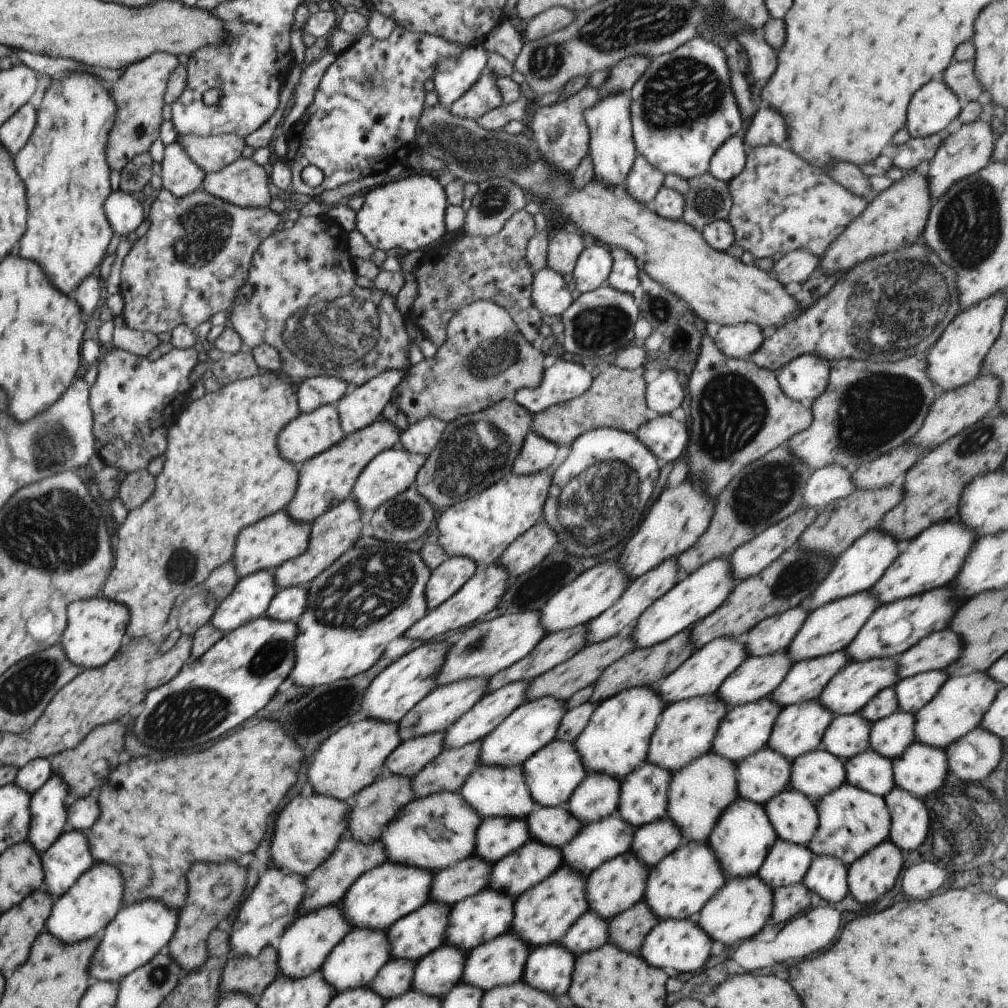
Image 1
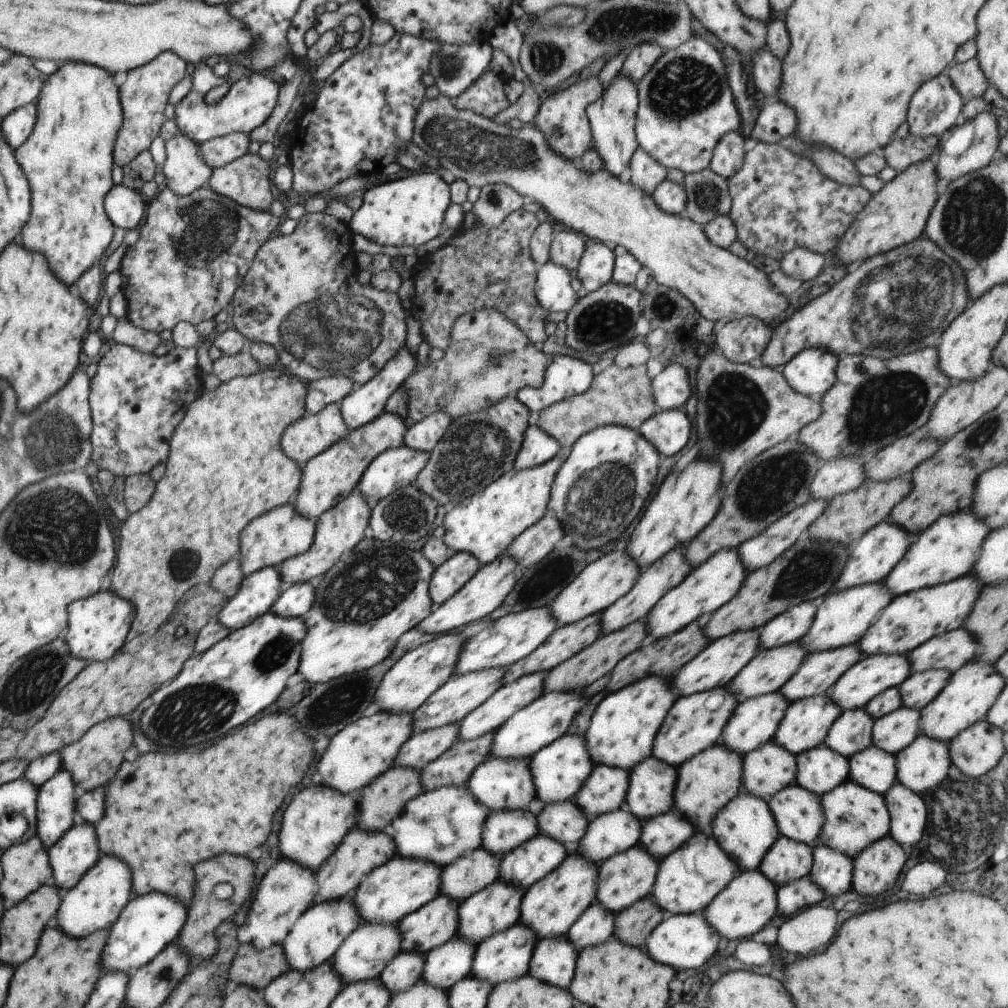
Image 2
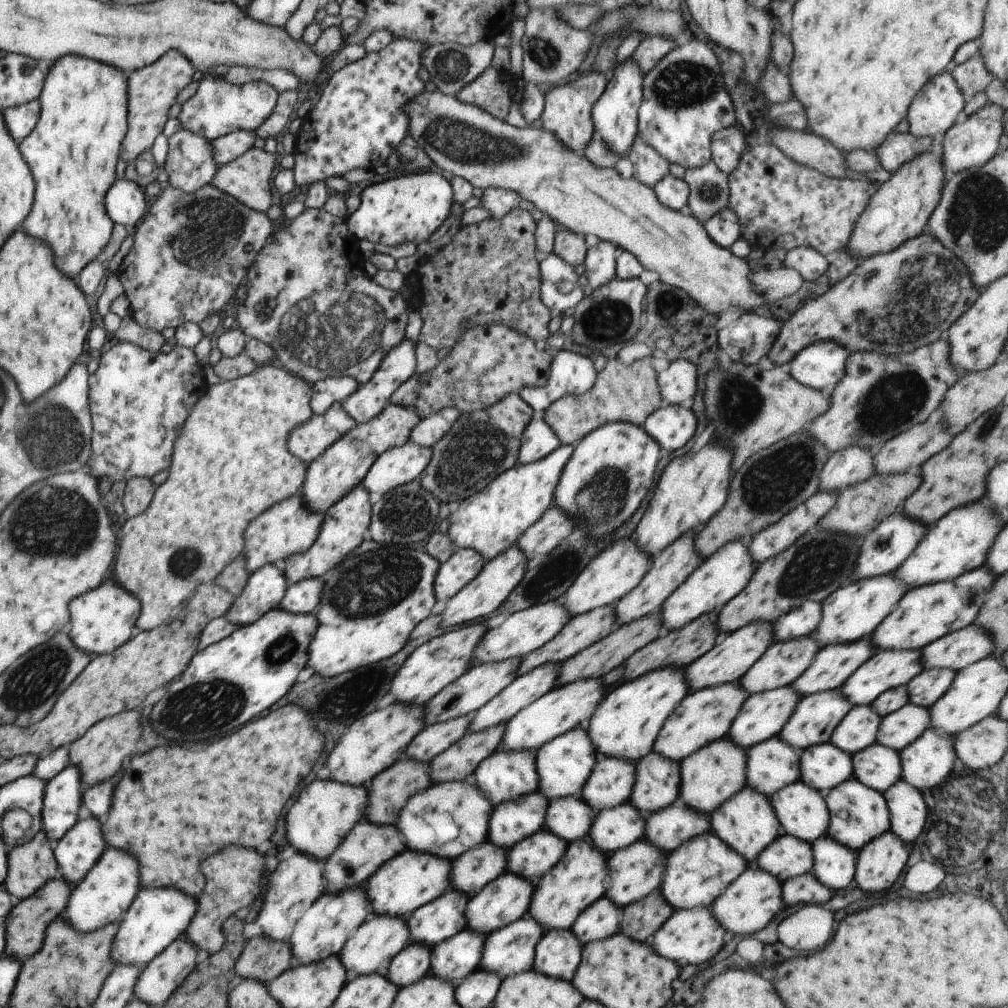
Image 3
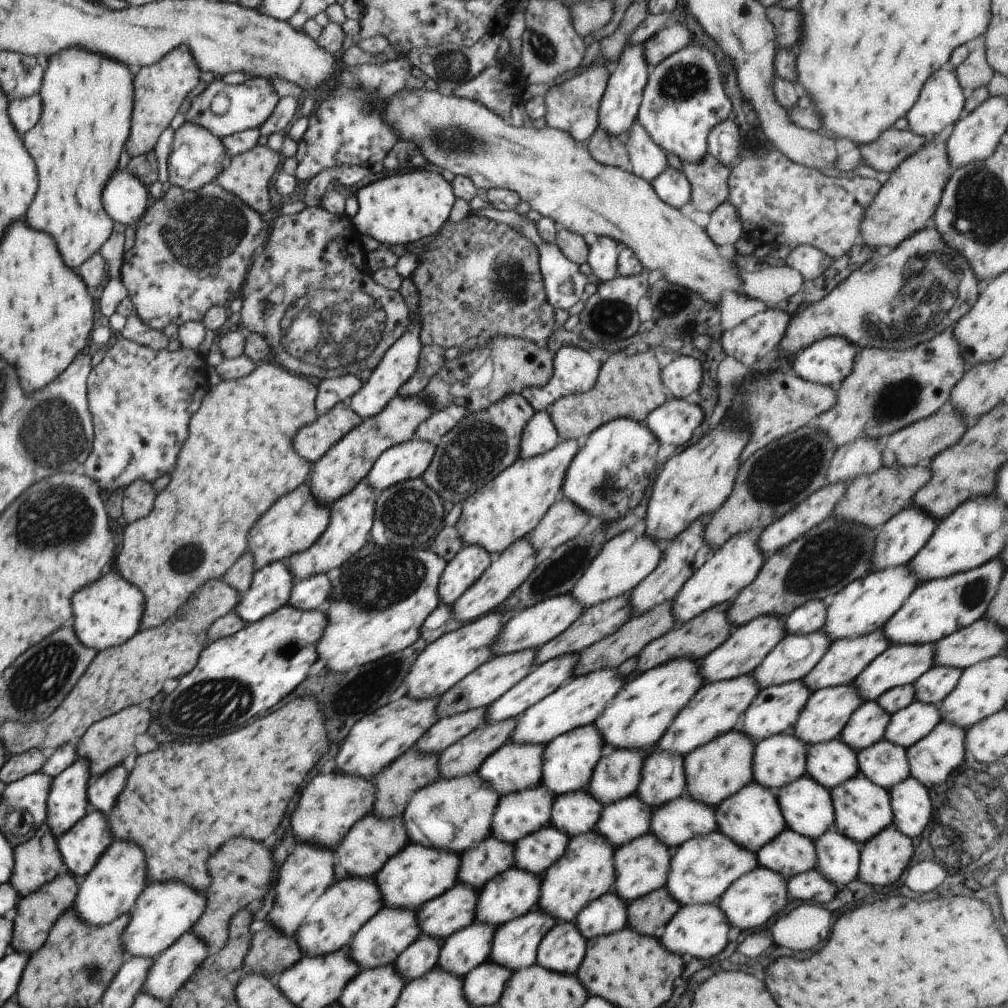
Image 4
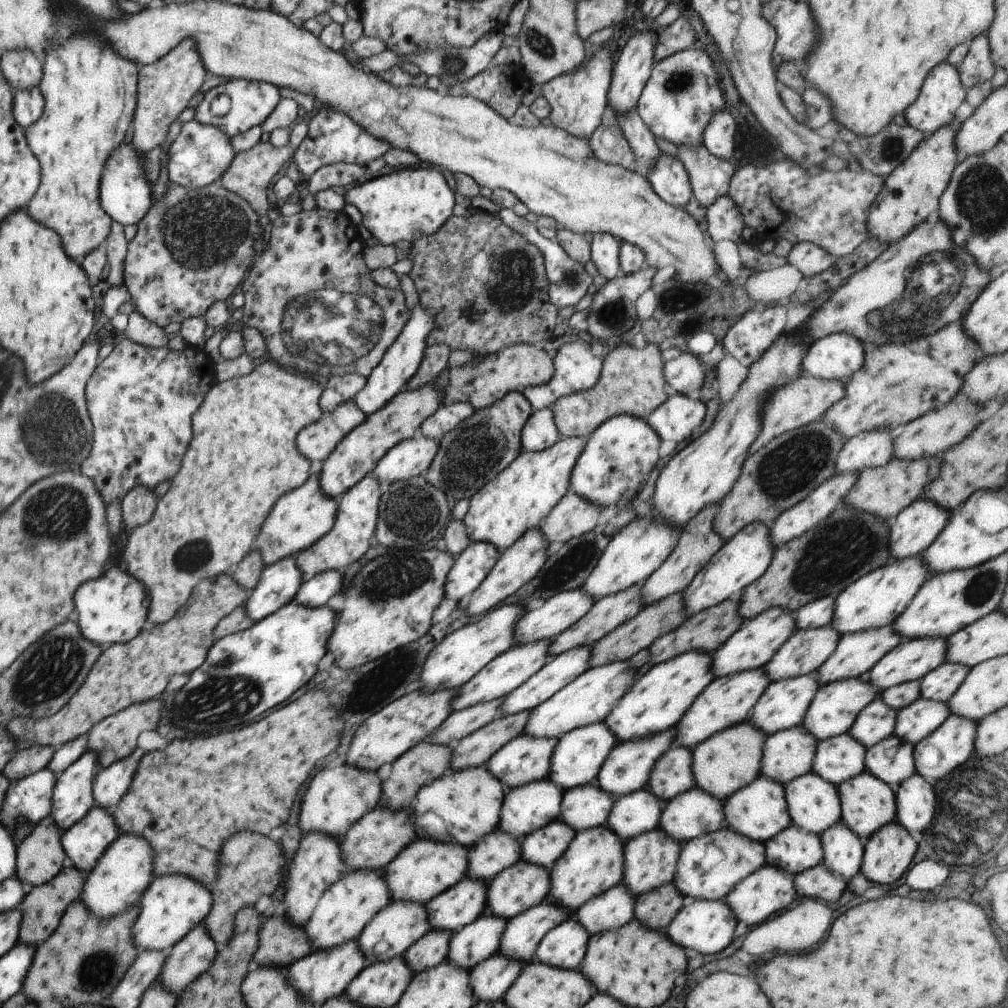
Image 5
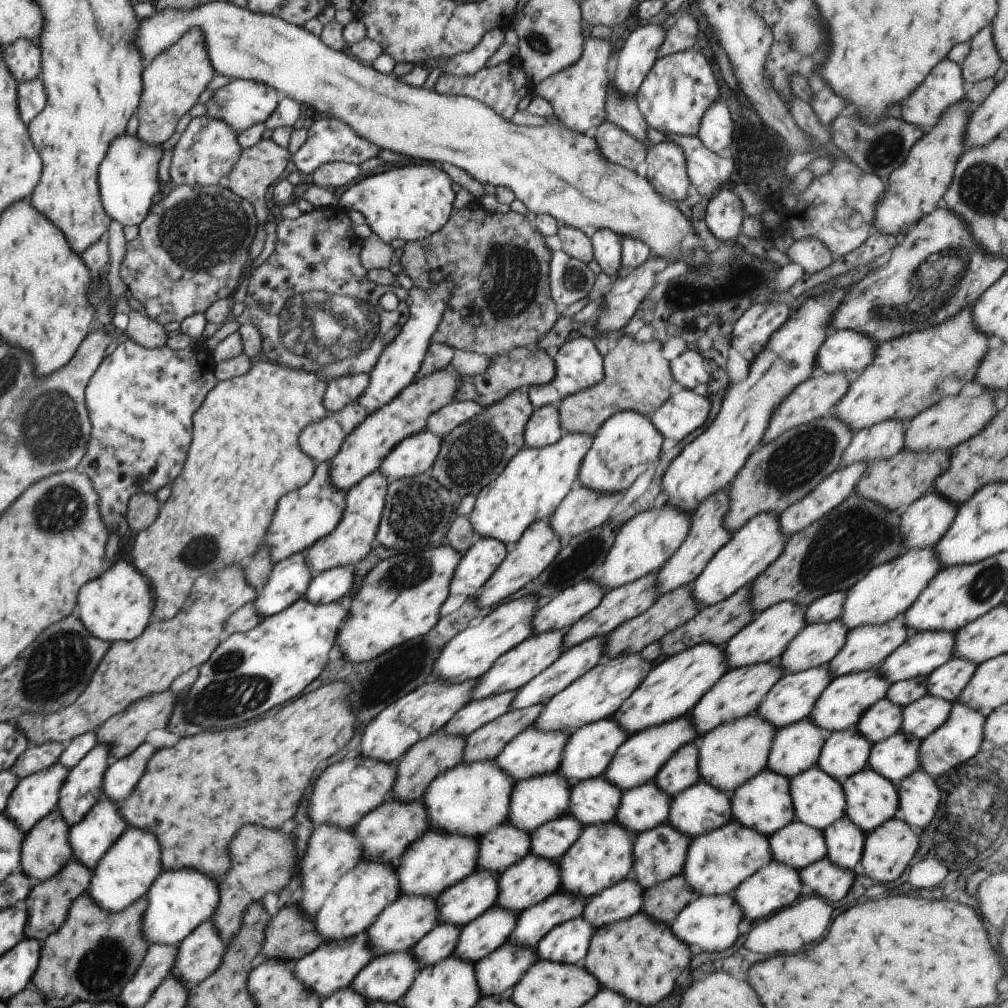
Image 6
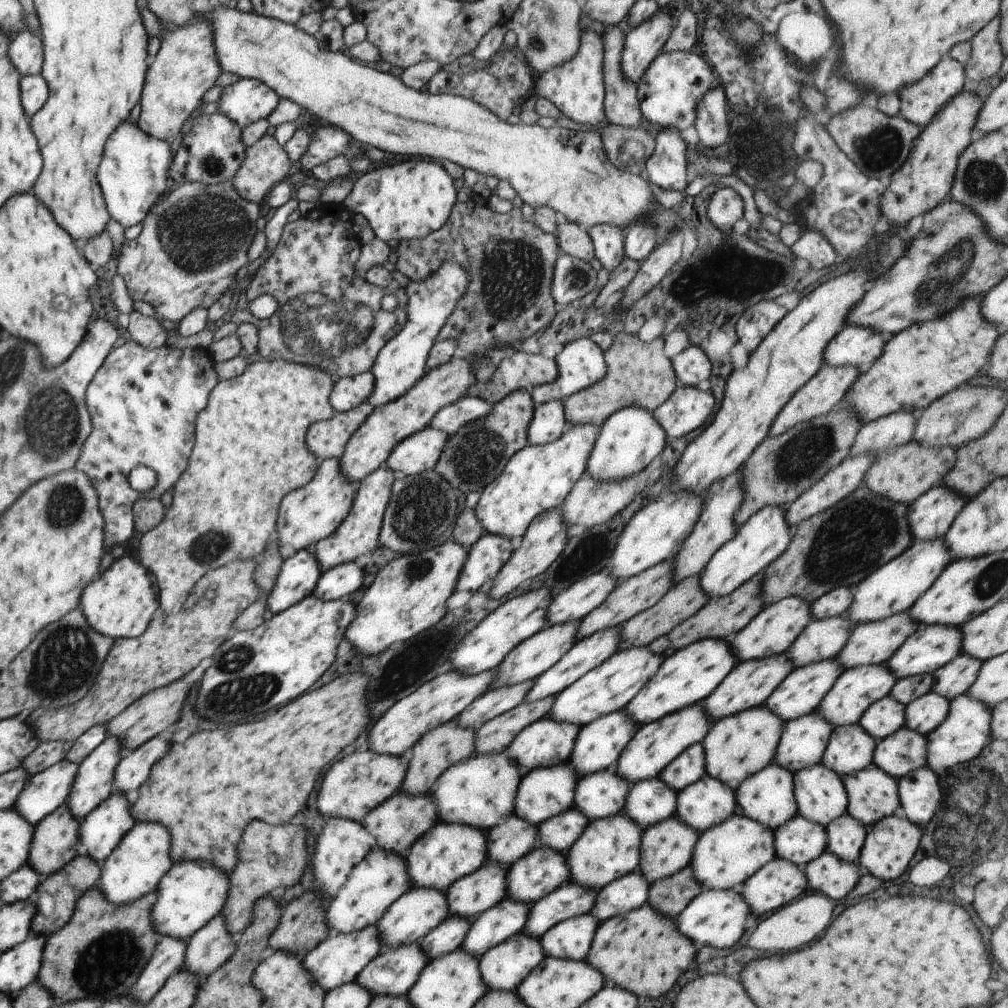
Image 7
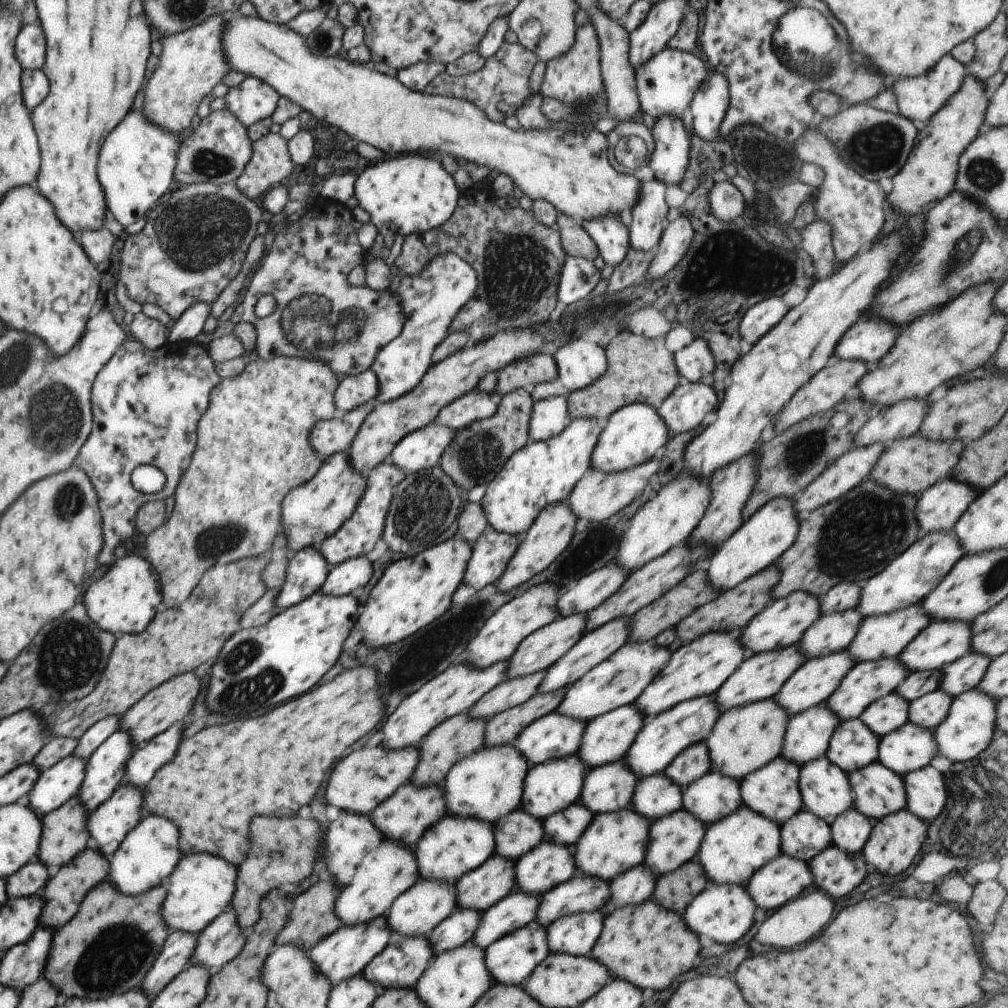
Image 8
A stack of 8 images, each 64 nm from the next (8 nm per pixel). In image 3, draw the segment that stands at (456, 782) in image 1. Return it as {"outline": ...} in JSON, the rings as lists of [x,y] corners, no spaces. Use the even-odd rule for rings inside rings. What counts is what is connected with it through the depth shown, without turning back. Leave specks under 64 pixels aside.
{"outline":[[[506,723],[492,726],[483,732],[468,731],[458,742],[431,760],[432,783],[472,779],[478,765],[500,748],[504,732]]]}

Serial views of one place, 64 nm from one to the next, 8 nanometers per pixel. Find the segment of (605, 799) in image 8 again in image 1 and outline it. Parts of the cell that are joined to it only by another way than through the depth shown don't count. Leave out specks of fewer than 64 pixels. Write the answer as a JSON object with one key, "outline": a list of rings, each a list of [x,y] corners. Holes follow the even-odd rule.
{"outline":[[[566,803],[531,812],[526,817],[526,822],[533,840],[560,849],[570,844],[583,827],[582,822],[570,814]]]}

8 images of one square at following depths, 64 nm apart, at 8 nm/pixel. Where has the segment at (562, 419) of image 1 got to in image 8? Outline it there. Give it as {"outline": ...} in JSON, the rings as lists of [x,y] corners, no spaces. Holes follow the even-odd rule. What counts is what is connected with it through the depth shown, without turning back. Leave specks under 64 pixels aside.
{"outline":[[[620,332],[605,348],[608,368],[590,386],[570,393],[567,397],[571,418],[596,418],[602,424],[616,410],[632,403],[642,403],[659,409],[682,382],[676,368],[675,354],[666,348],[666,337],[644,338],[632,332]]]}

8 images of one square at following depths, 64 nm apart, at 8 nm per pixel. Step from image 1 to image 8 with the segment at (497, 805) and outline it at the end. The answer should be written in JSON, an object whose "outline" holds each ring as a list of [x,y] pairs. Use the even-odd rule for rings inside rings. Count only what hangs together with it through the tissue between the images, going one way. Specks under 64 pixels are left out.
{"outline":[[[554,710],[524,728],[514,744],[531,766],[544,764],[554,758],[577,754],[586,725],[584,720]]]}

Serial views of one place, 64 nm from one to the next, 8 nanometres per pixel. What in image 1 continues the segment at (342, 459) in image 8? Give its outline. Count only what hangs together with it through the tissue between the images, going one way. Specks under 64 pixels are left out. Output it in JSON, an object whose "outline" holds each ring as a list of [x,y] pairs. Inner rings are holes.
{"outline":[[[287,509],[278,510],[274,516],[264,518],[258,526],[250,526],[250,530],[238,538],[238,548],[232,558],[236,576],[241,579],[262,570],[273,572],[283,562],[304,554],[308,550],[311,528],[312,523],[292,520]]]}

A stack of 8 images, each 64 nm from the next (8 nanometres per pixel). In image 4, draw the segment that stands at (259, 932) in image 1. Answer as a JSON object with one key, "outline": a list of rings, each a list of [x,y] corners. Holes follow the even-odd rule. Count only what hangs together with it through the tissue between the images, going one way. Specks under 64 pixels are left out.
{"outline":[[[298,844],[292,854],[279,866],[277,878],[274,880],[274,904],[265,921],[272,924],[278,932],[290,936],[302,926],[306,914],[310,912],[314,902],[326,892],[326,888],[334,884],[334,868],[336,858],[330,850],[322,850],[316,846]]]}

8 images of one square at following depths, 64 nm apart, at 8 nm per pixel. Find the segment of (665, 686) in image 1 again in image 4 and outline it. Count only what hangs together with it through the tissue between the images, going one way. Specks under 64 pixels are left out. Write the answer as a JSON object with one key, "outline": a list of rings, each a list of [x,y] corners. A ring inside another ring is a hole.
{"outline":[[[768,614],[768,616],[754,618],[748,624],[734,628],[726,642],[700,660],[700,674],[702,674],[704,685],[751,674],[757,666],[762,664],[762,659],[766,658],[786,638],[784,620],[780,620],[780,618],[782,616]]]}

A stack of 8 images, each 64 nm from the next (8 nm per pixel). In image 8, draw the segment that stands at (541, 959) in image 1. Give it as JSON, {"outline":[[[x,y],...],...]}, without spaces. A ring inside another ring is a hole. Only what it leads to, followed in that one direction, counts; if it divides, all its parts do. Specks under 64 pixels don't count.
{"outline":[[[594,911],[556,918],[546,929],[551,952],[590,955],[598,932],[602,934],[604,917],[603,913]]]}

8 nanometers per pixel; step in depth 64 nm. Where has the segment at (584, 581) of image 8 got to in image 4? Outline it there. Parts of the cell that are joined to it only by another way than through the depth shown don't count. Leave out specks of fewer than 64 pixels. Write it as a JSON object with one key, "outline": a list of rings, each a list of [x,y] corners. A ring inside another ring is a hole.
{"outline":[[[569,593],[539,602],[506,622],[506,626],[498,634],[498,640],[496,640],[492,652],[495,656],[504,656],[504,654],[514,654],[514,652],[528,650],[528,648],[539,649],[565,631],[573,622],[576,622],[584,614],[584,611],[584,606],[580,602],[576,602],[572,598],[572,594]]]}

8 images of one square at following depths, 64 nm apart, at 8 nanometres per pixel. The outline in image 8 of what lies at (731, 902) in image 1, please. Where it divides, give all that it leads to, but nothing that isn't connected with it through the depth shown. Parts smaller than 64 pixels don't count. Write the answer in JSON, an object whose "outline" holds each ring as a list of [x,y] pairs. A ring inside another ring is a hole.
{"outline":[[[782,853],[757,870],[745,886],[758,908],[774,910],[811,890],[813,882],[809,862]]]}

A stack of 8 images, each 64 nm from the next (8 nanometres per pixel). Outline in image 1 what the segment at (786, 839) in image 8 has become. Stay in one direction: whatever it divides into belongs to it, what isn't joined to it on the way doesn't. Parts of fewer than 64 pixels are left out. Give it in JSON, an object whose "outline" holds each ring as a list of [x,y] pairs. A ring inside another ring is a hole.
{"outline":[[[778,839],[757,874],[773,890],[803,882],[814,860],[808,846],[800,846]]]}

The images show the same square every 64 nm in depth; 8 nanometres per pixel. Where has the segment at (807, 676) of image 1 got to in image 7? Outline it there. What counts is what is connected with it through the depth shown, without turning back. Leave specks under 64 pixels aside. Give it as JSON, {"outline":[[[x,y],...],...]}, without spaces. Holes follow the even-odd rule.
{"outline":[[[910,609],[900,614],[894,614],[884,620],[862,622],[854,626],[846,646],[838,654],[838,664],[844,669],[868,666],[868,664],[883,664],[894,656],[894,652],[902,646],[918,630],[920,622],[912,620]]]}

